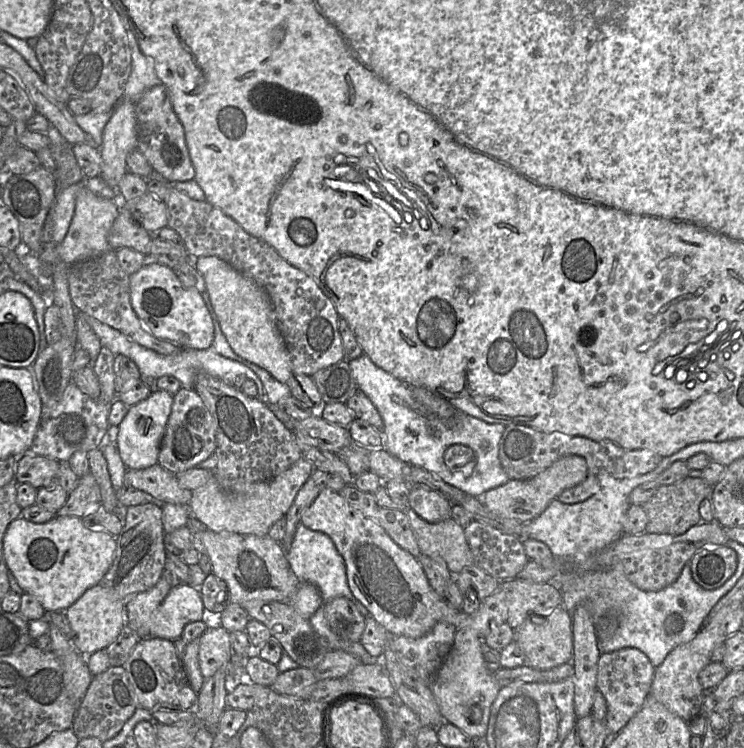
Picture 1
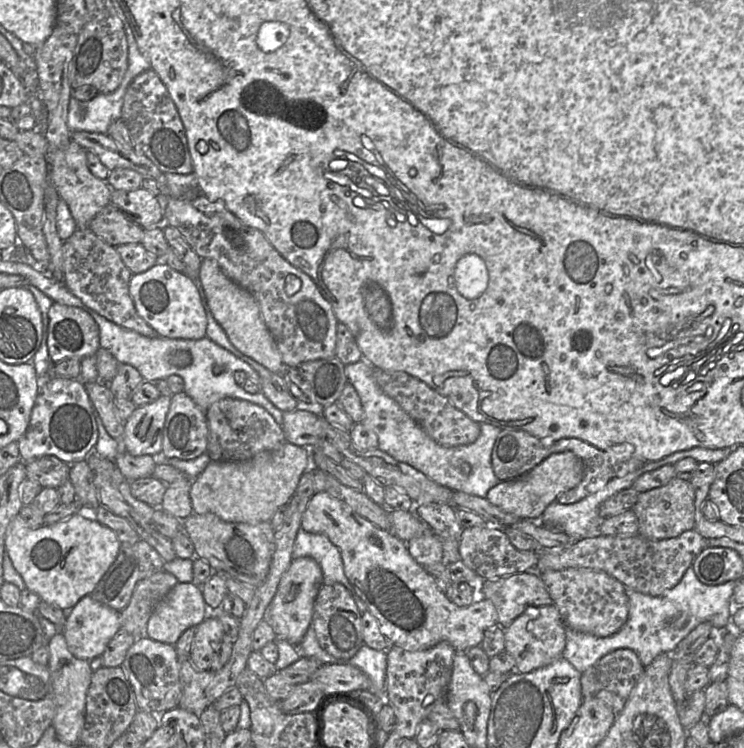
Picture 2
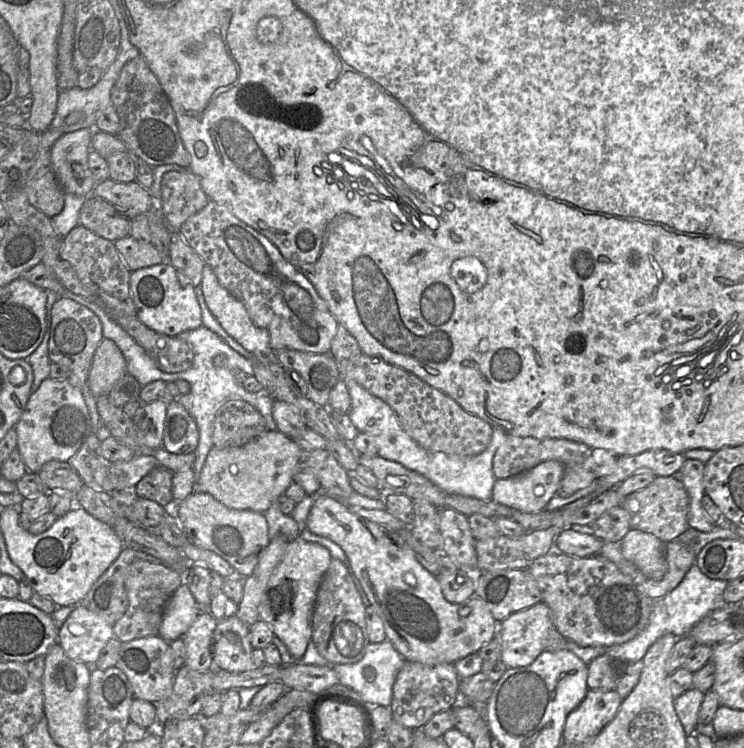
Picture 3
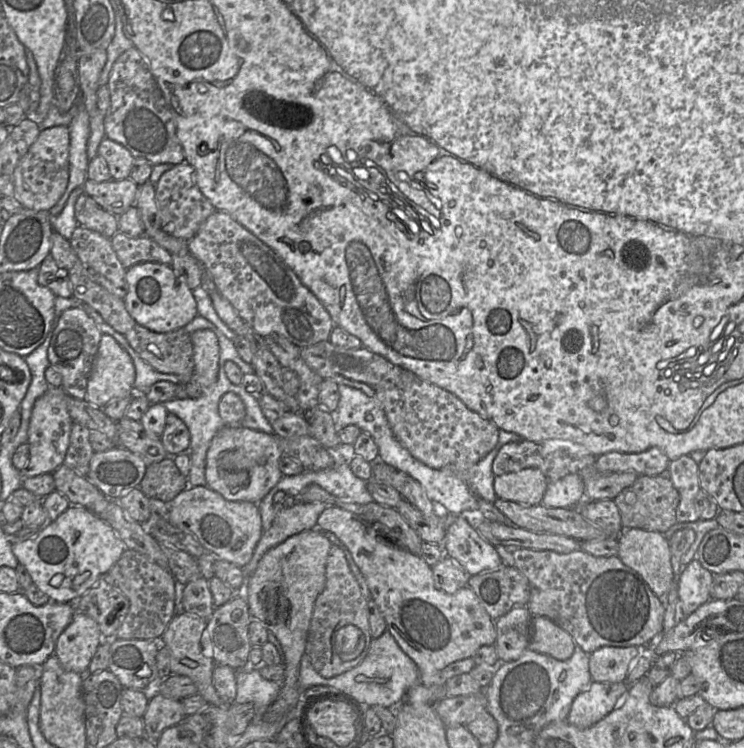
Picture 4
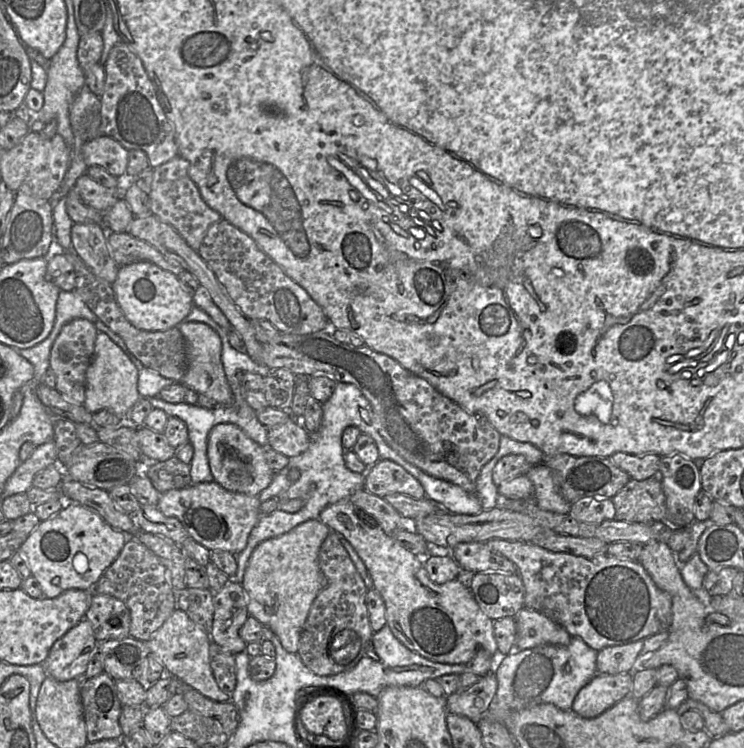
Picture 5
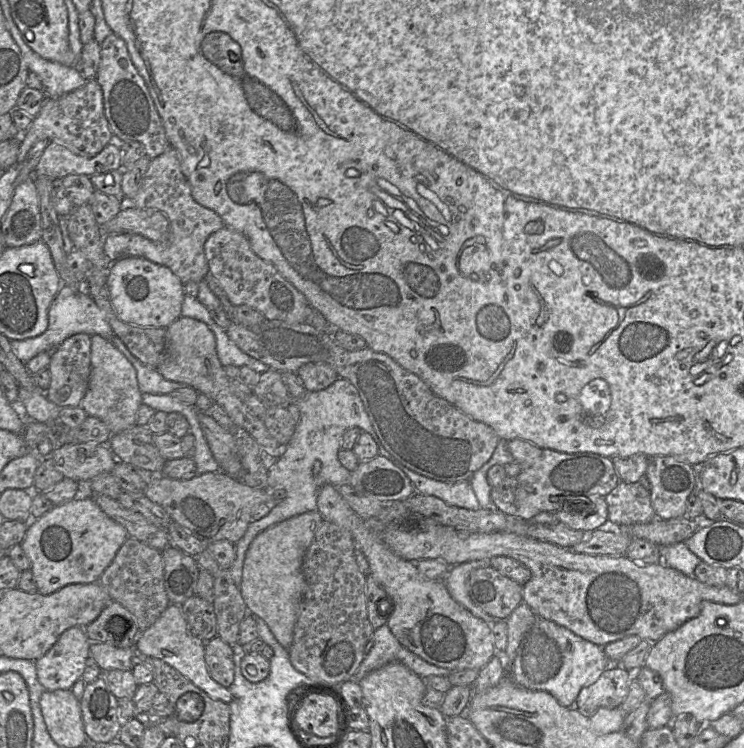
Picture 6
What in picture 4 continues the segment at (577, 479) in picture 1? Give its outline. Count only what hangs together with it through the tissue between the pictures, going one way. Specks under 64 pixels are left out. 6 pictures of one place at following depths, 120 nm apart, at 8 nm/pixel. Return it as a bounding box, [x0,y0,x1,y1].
[493,468,547,506]

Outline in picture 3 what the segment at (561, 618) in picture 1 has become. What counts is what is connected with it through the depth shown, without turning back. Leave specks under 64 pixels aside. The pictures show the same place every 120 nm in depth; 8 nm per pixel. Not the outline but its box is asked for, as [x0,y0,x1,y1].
[498,602,553,668]

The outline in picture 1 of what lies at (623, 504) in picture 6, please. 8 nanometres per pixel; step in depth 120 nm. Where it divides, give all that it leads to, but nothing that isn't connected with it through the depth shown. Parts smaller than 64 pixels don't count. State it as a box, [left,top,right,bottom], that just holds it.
[642,476,713,535]

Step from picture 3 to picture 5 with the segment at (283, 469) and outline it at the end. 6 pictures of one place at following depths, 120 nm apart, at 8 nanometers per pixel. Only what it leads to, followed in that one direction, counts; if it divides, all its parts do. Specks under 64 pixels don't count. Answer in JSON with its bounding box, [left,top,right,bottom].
[207,424,275,496]

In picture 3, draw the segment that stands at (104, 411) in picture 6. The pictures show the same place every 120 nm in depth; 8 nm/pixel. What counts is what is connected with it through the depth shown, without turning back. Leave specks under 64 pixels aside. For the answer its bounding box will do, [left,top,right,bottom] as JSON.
[87,338,127,398]

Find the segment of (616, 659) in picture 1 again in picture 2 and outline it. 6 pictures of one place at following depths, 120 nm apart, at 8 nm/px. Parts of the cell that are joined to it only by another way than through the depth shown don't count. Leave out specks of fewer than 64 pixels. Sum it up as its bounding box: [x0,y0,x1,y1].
[595,650,644,701]

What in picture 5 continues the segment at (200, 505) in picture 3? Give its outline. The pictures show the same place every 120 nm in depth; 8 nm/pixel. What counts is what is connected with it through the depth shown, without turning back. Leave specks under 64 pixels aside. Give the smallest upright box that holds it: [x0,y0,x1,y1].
[157,481,260,555]

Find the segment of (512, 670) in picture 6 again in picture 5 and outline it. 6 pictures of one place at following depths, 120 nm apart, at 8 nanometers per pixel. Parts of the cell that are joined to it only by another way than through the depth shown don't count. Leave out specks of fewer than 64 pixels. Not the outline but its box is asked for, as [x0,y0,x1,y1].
[493,637,598,711]

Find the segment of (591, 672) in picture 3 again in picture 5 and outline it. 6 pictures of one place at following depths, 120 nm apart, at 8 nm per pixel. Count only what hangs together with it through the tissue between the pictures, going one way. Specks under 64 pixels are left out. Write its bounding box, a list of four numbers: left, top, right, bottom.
[596,640,644,674]

